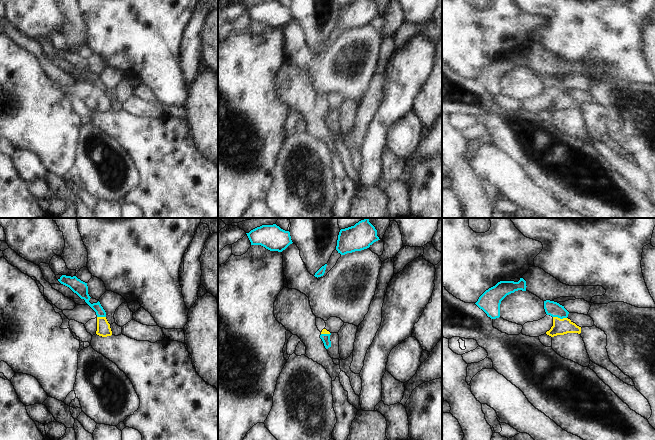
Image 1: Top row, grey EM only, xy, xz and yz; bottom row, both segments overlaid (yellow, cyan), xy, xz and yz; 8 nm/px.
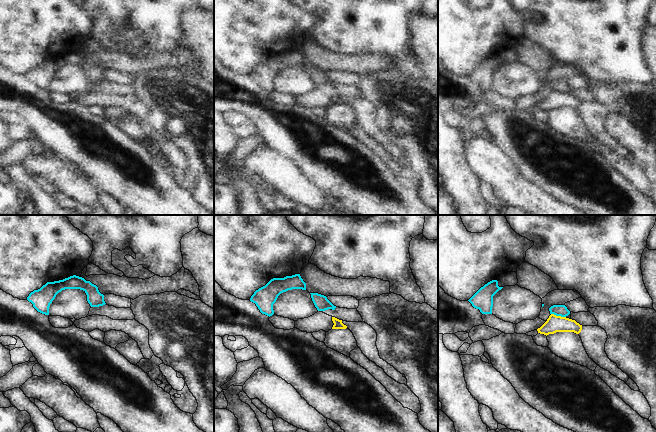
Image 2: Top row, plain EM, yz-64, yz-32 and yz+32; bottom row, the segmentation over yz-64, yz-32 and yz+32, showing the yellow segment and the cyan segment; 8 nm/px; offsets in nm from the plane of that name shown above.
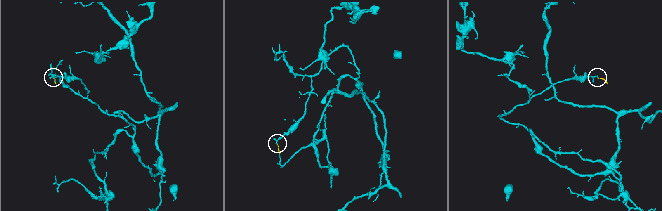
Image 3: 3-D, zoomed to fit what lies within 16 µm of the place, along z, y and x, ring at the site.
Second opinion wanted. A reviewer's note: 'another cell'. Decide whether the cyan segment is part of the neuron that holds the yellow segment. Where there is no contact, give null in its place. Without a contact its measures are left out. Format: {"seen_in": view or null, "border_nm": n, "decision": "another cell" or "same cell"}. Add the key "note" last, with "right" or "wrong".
{"seen_in": "yz", "border_nm": 110, "decision": "another cell", "note": "right"}

